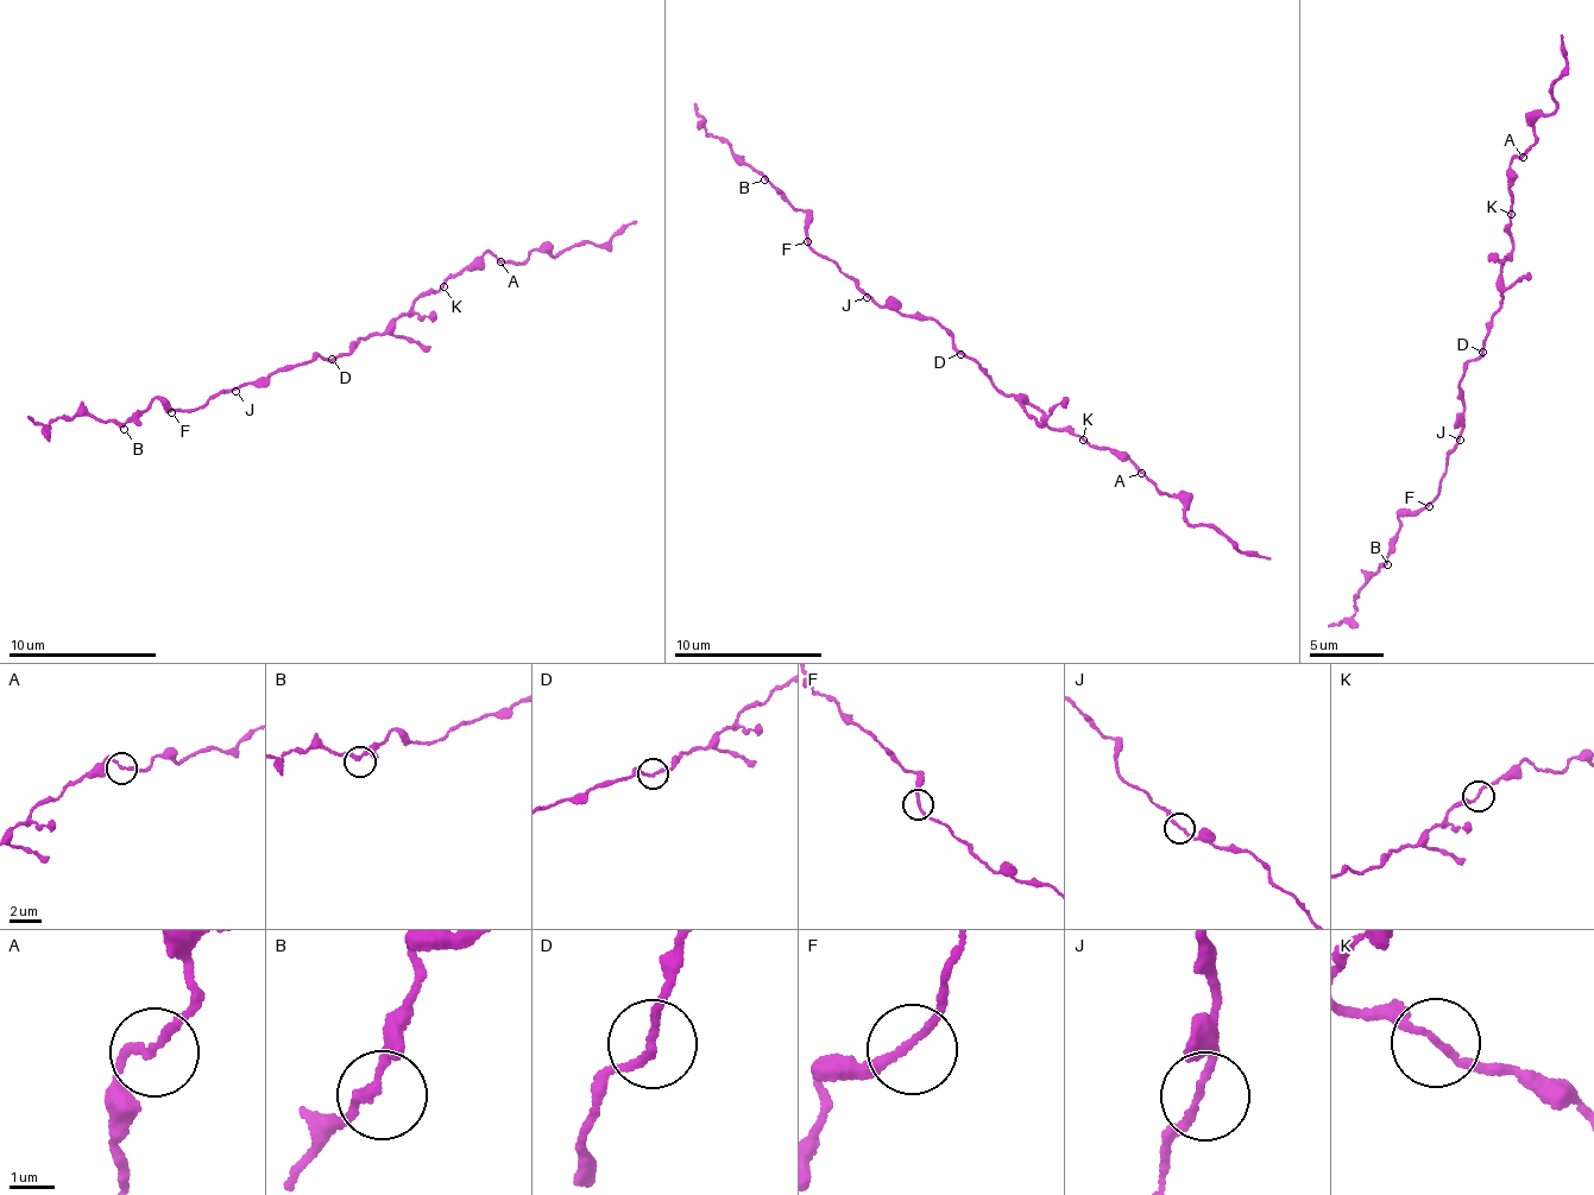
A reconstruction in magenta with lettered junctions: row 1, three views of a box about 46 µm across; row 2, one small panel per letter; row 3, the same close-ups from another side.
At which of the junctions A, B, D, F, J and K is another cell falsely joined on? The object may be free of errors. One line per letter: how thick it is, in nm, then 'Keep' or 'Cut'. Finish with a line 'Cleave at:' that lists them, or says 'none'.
A: Thickness 160 nm. Keep
B: Thickness 180 nm. Keep
D: Thickness 180 nm. Keep
F: Thickness 180 nm. Keep
J: Thickness 170 nm. Keep
K: Thickness 160 nm. Keep
Cleave at: none

